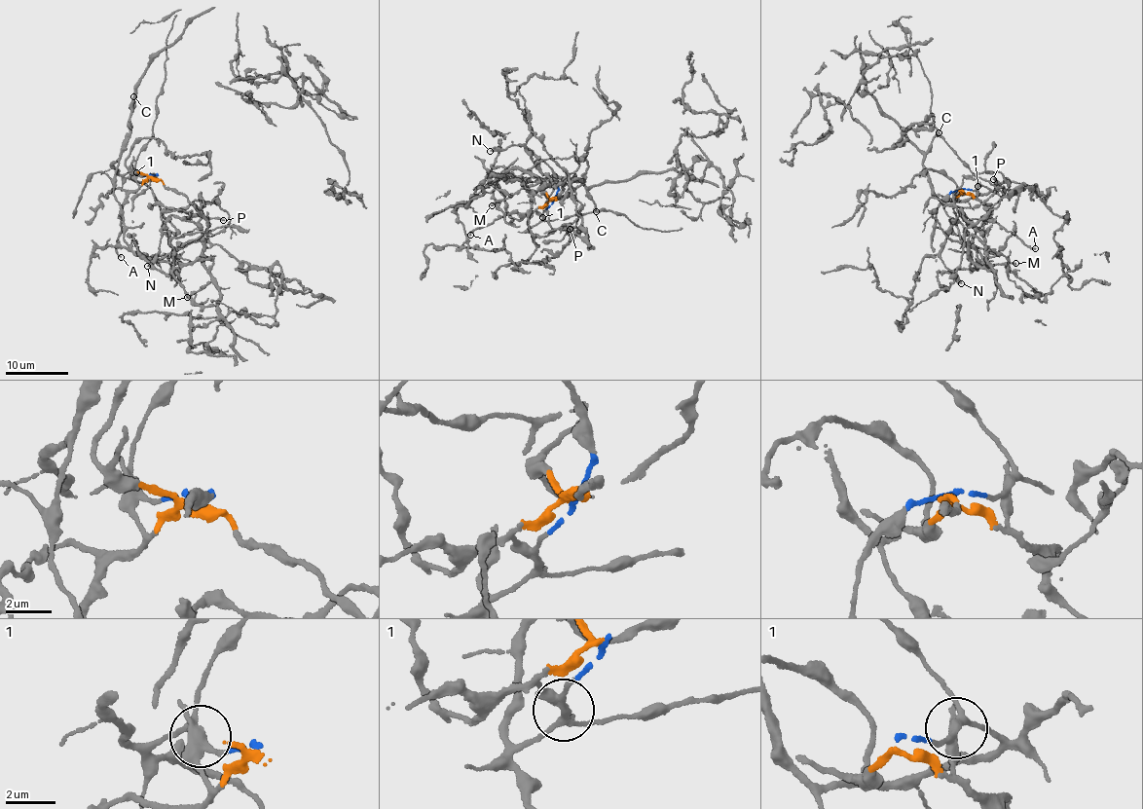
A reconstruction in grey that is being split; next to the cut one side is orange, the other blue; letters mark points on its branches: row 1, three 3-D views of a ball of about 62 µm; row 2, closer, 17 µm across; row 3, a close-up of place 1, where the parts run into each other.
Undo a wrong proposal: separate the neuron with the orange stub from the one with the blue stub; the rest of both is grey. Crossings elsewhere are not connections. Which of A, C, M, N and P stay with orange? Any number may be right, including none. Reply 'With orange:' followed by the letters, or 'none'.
With orange: A, M, N

